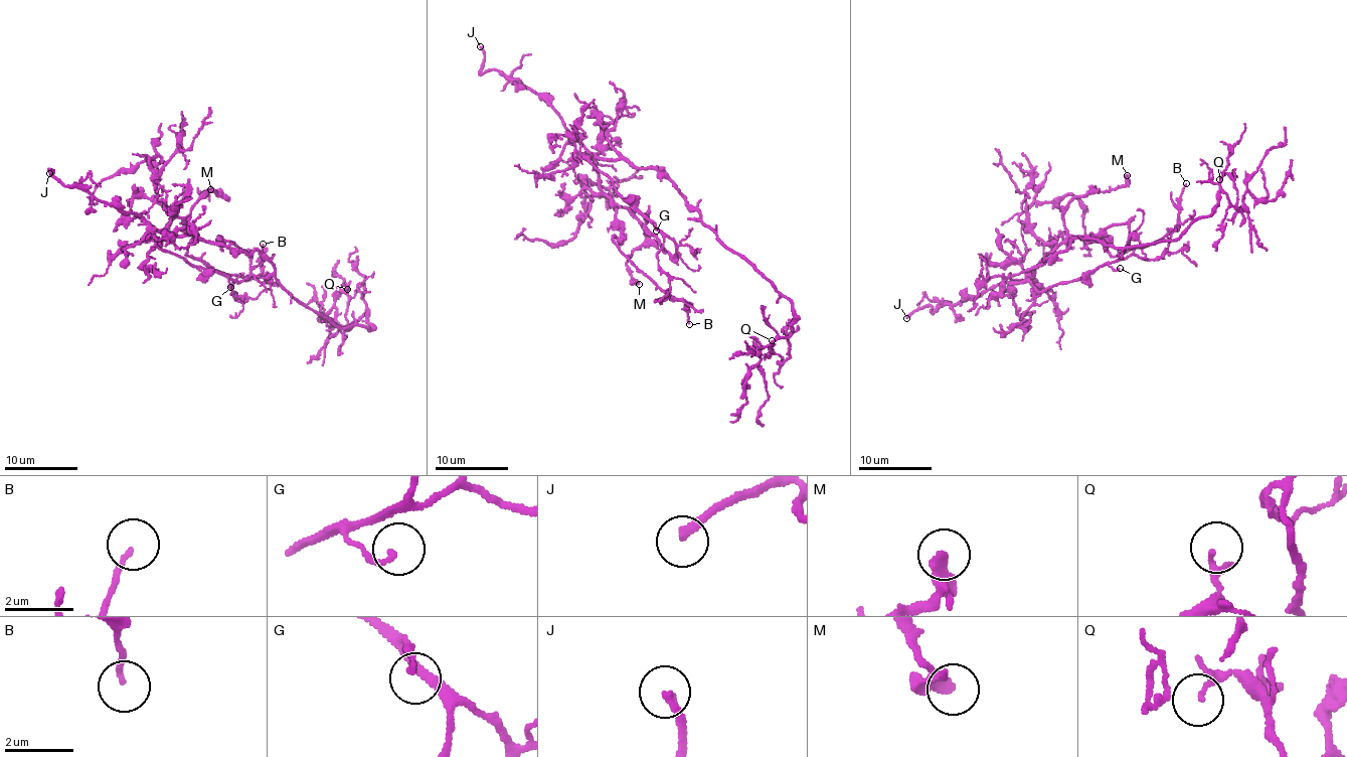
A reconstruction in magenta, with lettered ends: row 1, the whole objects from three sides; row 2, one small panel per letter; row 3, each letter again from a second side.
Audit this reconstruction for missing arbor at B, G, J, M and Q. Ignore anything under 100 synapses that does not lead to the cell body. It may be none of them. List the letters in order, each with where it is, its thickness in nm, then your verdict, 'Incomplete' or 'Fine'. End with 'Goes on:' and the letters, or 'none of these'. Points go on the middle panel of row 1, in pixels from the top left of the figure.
B: Place: (689, 324). Thickness 130 nm. Fine
G: Place: (656, 231). Thickness 160 nm. Fine
J: Place: (480, 46). Thickness 240 nm. Incomplete
M: Place: (639, 284). Thickness 320 nm. Fine
Q: Place: (772, 340). Thickness 120 nm. Fine
Goes on: J

